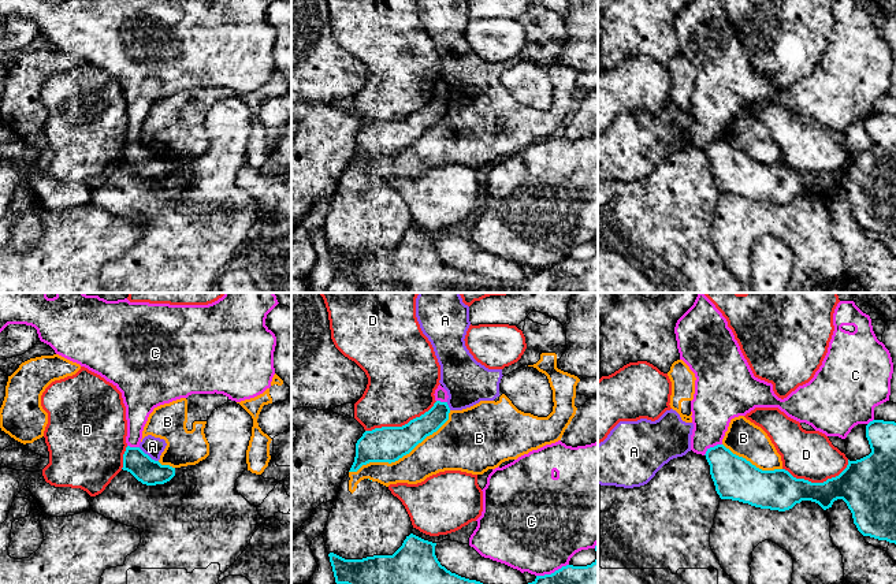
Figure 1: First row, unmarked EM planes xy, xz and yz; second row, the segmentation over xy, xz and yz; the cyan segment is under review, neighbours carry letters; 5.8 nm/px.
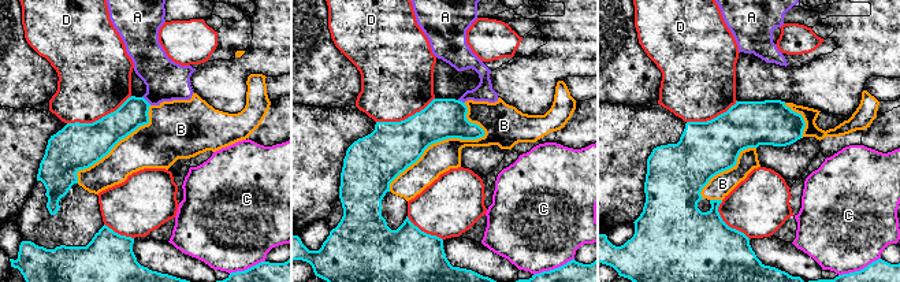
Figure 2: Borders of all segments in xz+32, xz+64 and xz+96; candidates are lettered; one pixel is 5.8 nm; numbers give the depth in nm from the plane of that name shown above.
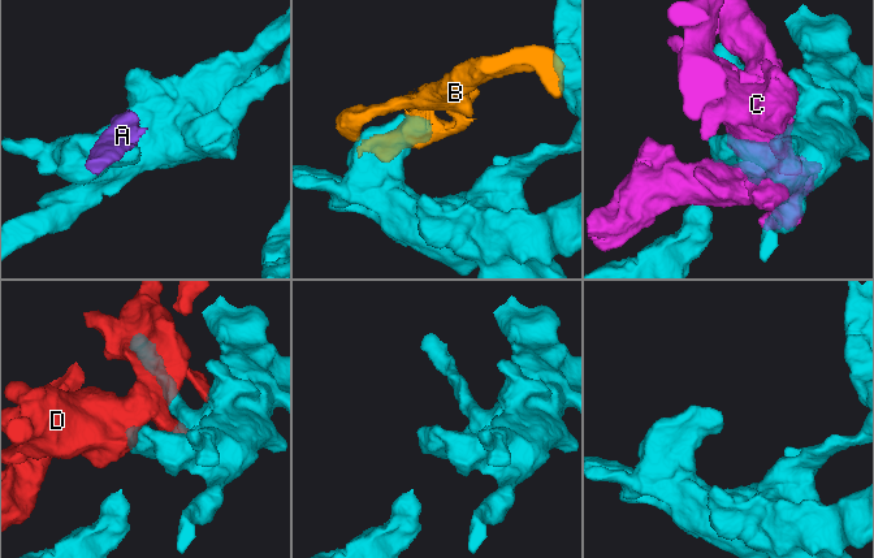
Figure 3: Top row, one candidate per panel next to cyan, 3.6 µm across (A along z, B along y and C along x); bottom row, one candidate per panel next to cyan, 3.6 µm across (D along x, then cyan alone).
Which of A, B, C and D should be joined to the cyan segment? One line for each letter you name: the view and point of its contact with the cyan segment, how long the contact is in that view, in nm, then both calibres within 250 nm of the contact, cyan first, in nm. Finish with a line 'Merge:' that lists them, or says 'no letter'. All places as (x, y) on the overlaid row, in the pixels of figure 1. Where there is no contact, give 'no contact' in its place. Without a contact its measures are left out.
Merge: no letter

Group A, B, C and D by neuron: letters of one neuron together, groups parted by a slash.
A B / C / D

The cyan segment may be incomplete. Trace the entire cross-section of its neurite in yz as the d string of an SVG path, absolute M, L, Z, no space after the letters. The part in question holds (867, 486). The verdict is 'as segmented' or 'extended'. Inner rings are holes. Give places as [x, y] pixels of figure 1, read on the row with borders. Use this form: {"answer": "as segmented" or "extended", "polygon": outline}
{"answer": "as segmented", "polygon": "M873 420L866 425L866 438L871 453L849 461L836 477L823 483L811 483L793 477L785 469L762 470L743 457L733 454L724 444L707 449L706 460L715 491L721 499L732 499L761 509L785 512L802 501L818 503L823 510L843 499L852 513L854 524L863 536L896 544L896 423Z"}

